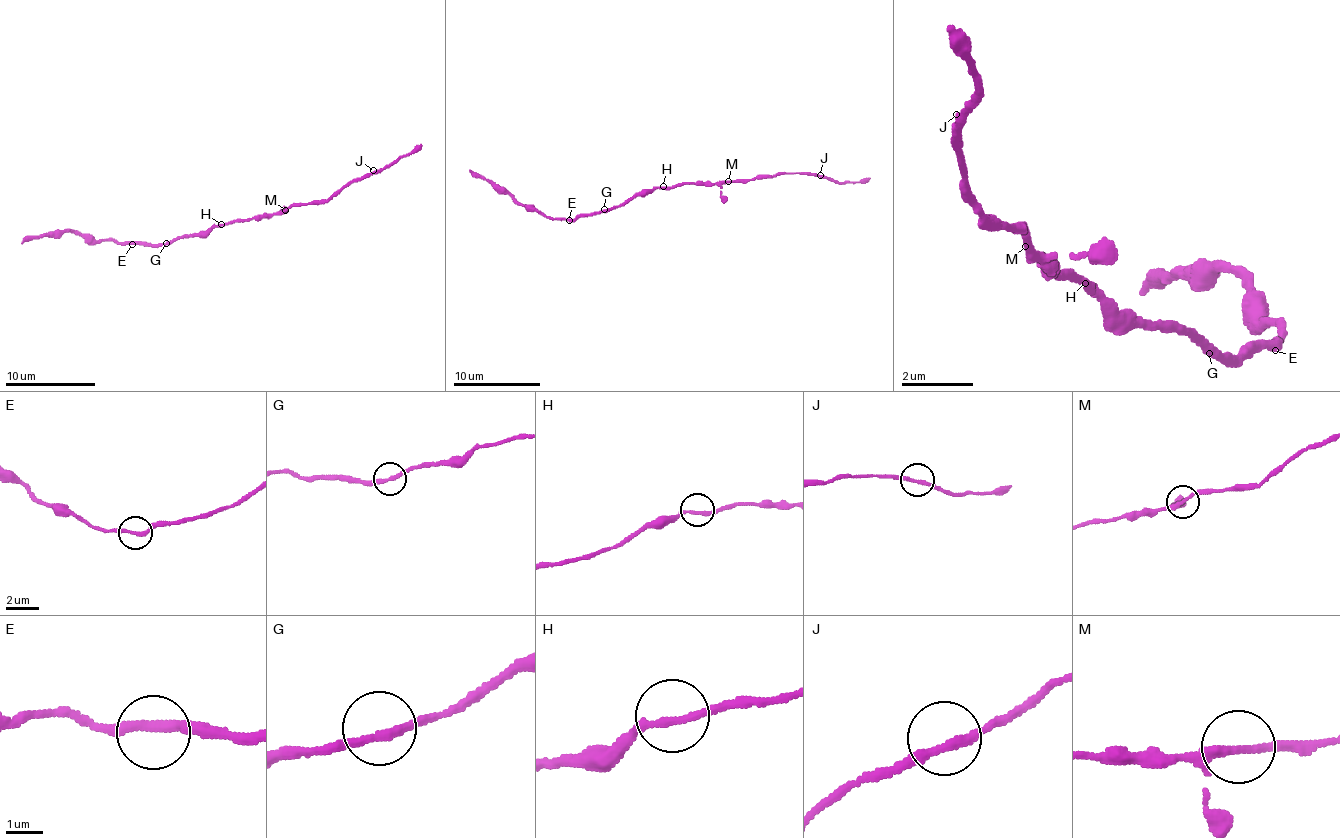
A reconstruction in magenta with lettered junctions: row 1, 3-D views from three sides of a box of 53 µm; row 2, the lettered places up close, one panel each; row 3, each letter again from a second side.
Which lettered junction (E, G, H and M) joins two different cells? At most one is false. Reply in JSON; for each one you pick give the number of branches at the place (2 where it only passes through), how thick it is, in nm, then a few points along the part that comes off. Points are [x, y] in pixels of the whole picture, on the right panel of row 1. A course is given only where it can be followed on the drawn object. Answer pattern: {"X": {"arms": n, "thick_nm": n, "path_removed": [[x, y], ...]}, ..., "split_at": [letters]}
{"M": {"arms": 2, "thick_nm": 240, "path_removed": [[1028, 243], [983, 223], [953, 137], [981, 103], [966, 40], [946, 23]]}, "split_at": ["M"]}

